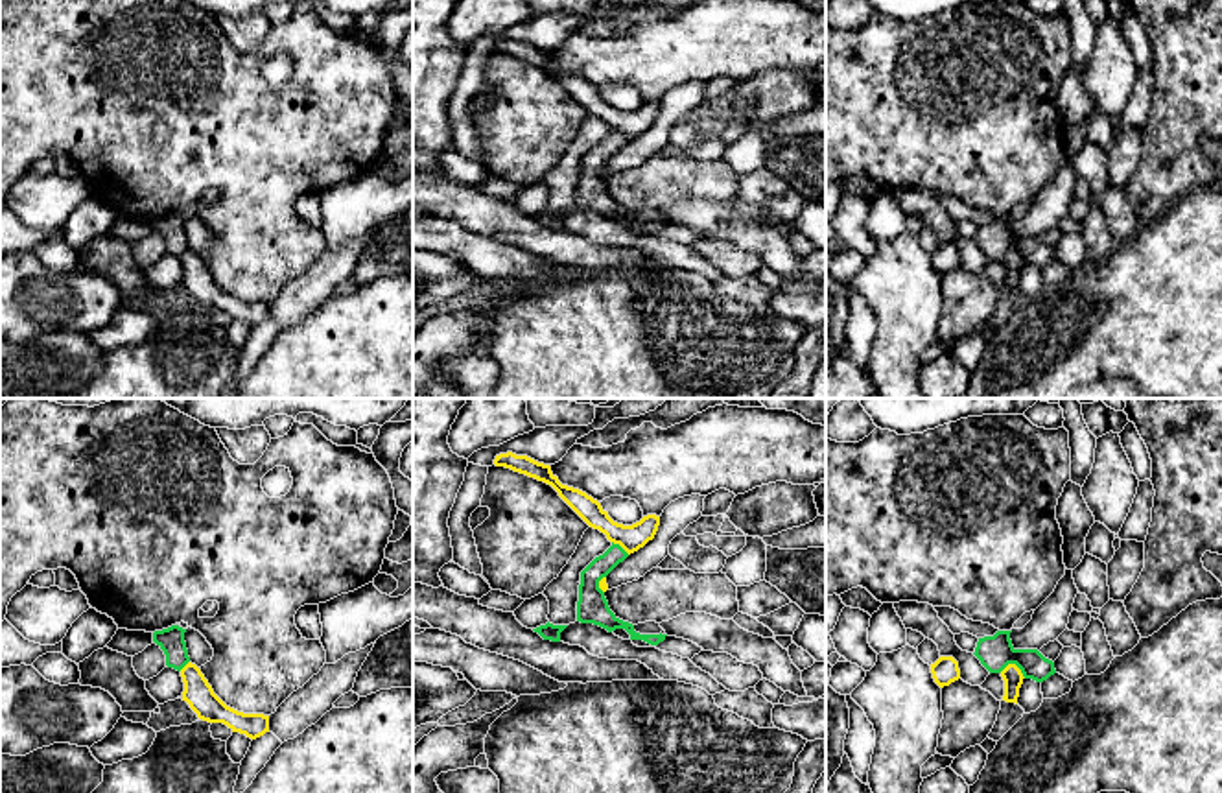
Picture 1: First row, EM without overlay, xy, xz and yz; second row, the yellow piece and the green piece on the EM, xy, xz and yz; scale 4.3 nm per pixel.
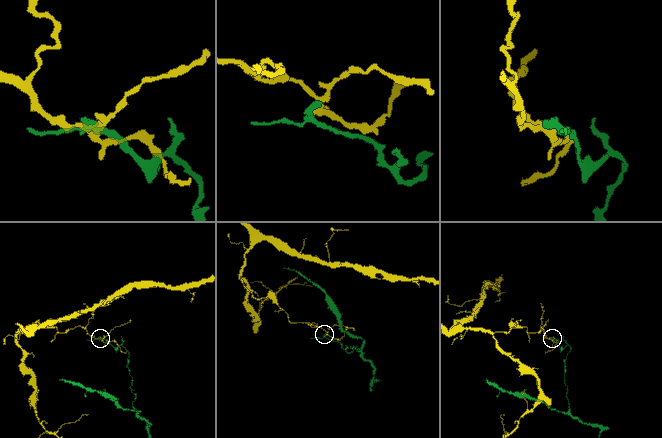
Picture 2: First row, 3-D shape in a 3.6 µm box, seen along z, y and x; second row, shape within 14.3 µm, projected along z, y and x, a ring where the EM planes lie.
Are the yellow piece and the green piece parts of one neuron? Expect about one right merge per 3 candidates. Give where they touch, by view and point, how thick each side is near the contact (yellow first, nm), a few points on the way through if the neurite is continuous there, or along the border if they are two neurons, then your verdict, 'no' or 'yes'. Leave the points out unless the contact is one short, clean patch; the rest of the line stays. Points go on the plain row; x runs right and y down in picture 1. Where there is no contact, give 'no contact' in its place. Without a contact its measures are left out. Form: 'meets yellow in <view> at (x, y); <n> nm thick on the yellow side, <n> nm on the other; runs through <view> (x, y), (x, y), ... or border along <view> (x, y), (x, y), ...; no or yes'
meets yellow in yz at (1014, 251); 90 nm thick on the yellow side, 150 nm on the other; border along yz (999, 259), (1014, 251), (1025, 264); no

